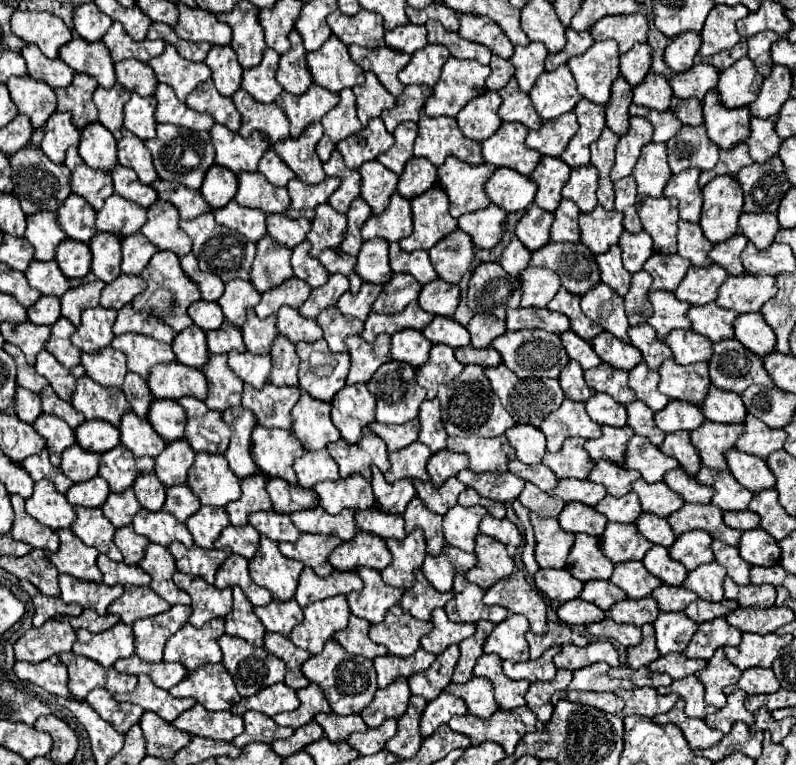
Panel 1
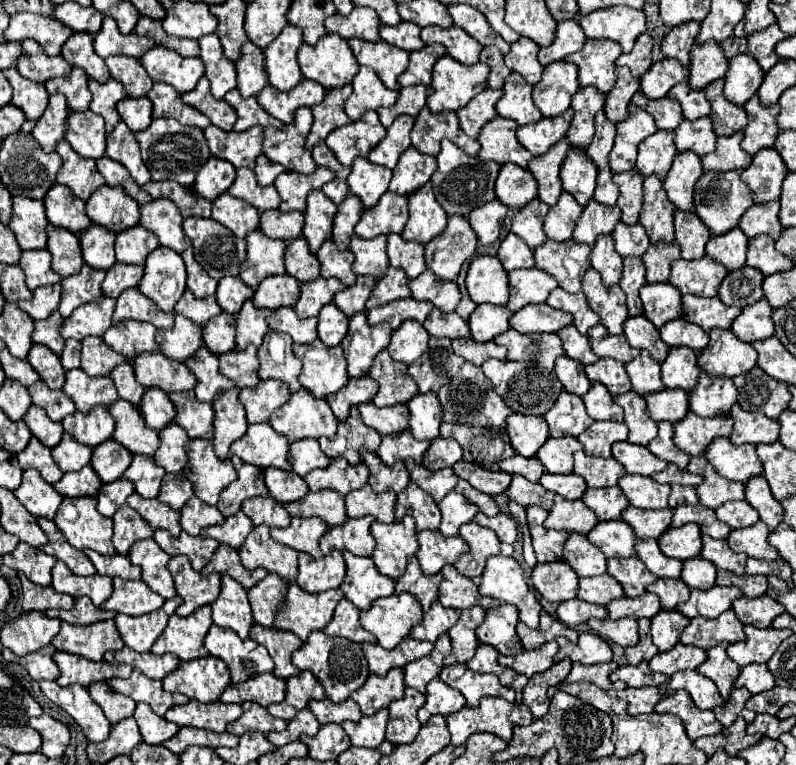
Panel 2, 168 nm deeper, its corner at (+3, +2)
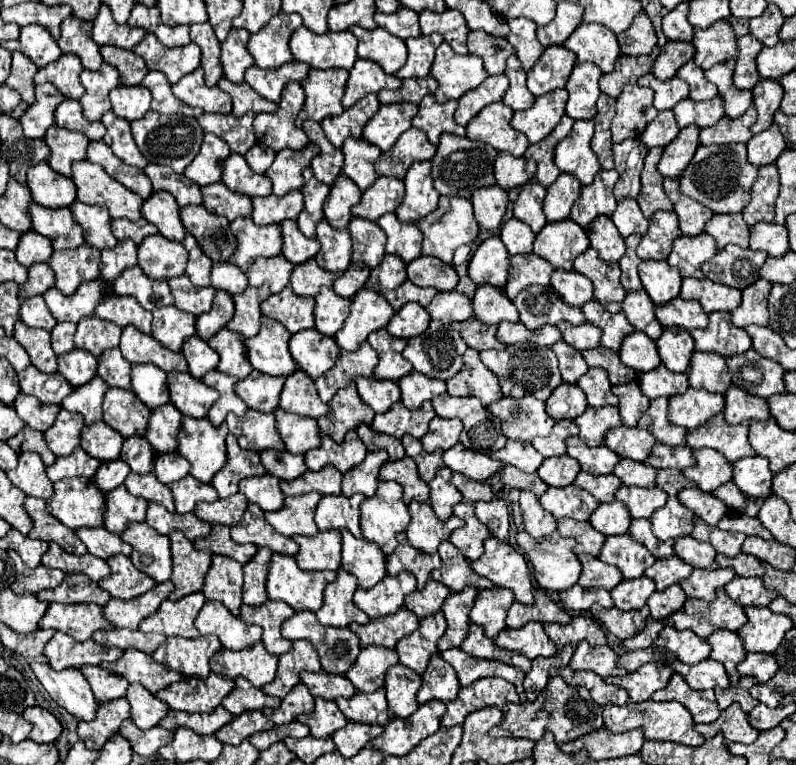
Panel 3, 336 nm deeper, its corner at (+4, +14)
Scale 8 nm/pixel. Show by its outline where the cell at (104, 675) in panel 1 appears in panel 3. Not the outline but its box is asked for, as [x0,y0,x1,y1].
[45,632,103,670]

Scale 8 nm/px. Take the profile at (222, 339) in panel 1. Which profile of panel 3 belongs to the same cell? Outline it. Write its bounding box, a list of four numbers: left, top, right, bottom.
[197,290,235,340]

